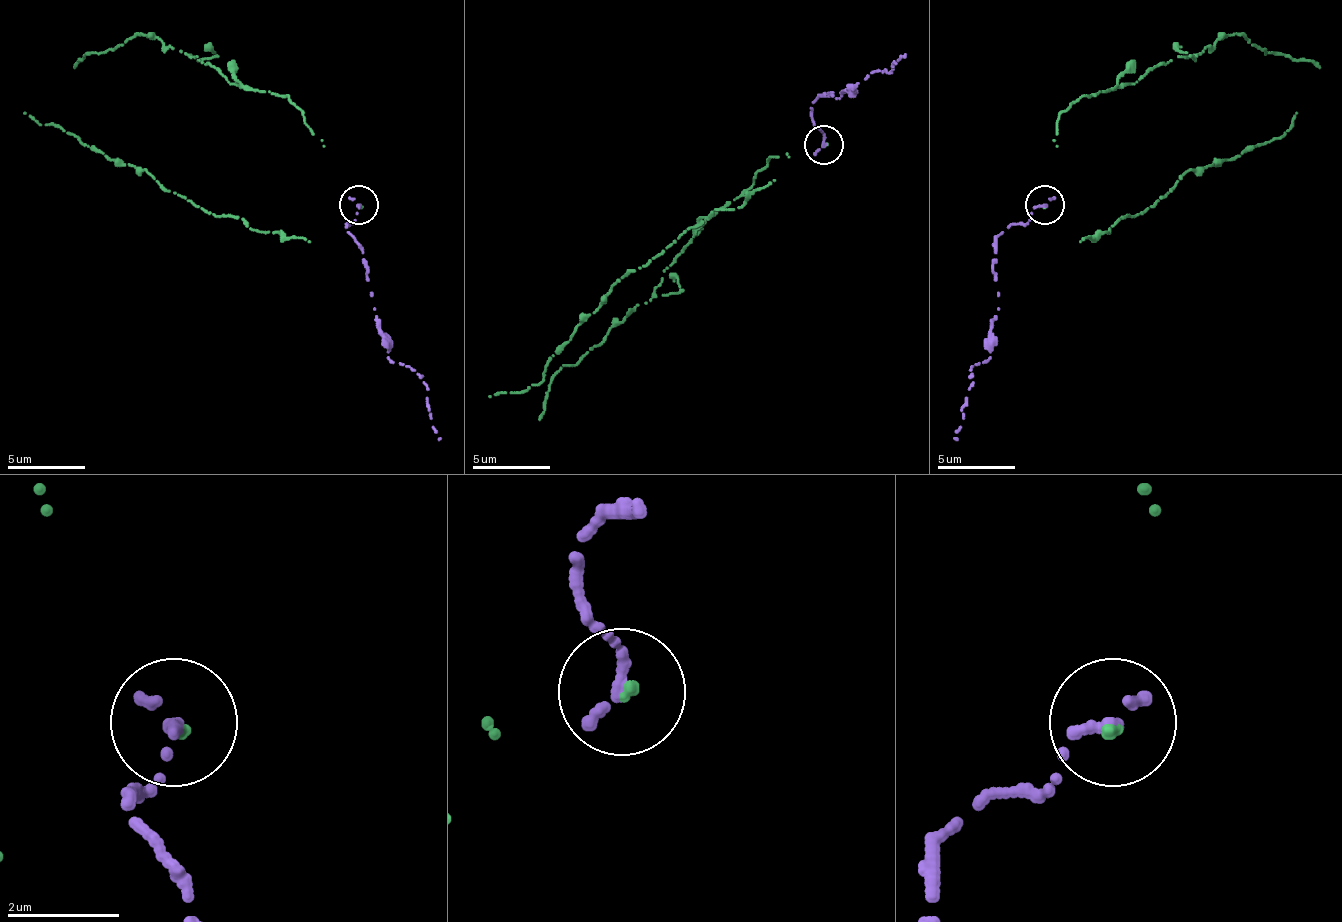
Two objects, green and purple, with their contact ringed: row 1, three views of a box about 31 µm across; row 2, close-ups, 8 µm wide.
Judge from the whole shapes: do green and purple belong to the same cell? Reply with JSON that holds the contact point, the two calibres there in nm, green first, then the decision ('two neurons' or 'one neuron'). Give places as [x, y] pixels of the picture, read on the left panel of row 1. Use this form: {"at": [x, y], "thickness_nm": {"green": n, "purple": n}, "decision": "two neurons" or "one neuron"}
{"at": [359, 204], "thickness_nm": {"green": 140, "purple": 260}, "decision": "one neuron"}

